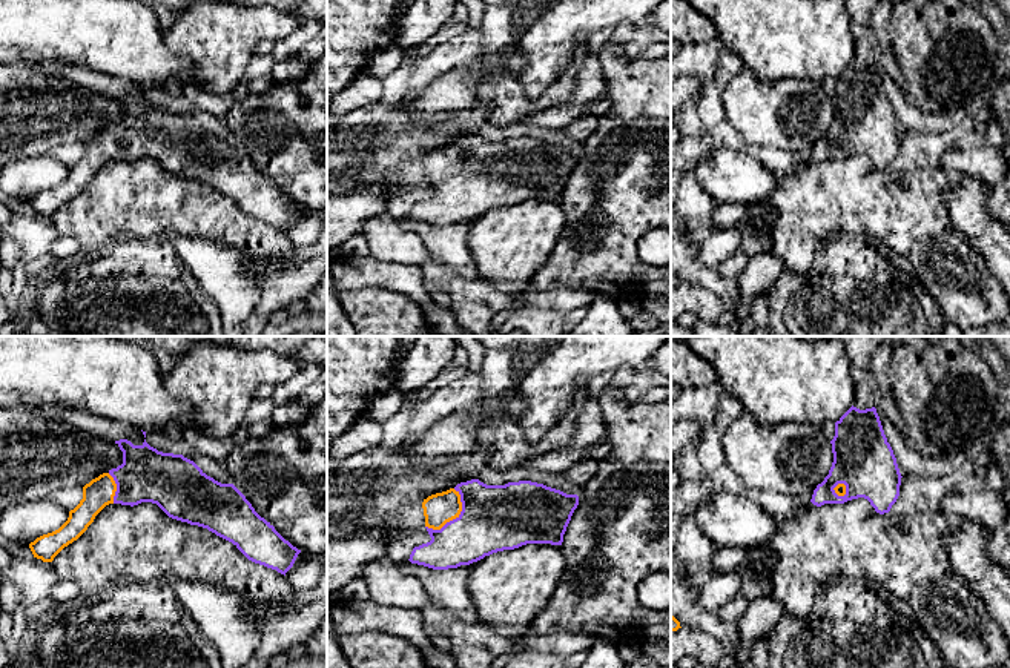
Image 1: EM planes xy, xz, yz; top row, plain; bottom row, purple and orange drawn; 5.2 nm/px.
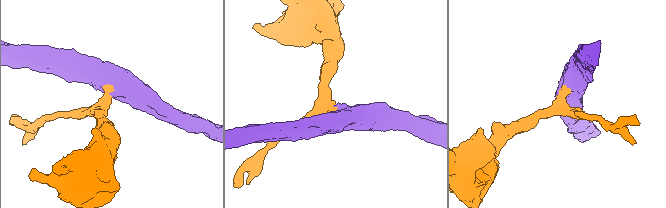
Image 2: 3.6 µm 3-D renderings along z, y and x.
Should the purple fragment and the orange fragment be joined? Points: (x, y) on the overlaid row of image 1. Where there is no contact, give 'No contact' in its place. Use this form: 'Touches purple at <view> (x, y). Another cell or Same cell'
Touches purple at xz (453, 519). Same cell

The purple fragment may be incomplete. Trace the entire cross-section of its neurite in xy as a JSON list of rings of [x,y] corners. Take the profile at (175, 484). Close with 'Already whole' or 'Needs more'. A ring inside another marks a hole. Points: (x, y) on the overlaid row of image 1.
[[[127,439],[115,444],[123,451],[123,464],[83,487],[83,499],[69,511],[68,521],[29,544],[34,557],[52,562],[109,504],[134,507],[152,502],[169,518],[207,528],[232,542],[255,564],[284,576],[293,567],[301,550],[261,518],[233,484],[215,481],[193,461],[158,451],[146,439],[141,445]]]. Needs more

